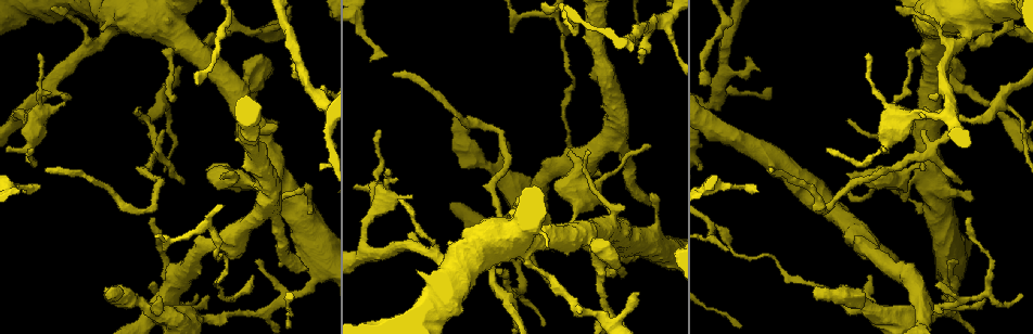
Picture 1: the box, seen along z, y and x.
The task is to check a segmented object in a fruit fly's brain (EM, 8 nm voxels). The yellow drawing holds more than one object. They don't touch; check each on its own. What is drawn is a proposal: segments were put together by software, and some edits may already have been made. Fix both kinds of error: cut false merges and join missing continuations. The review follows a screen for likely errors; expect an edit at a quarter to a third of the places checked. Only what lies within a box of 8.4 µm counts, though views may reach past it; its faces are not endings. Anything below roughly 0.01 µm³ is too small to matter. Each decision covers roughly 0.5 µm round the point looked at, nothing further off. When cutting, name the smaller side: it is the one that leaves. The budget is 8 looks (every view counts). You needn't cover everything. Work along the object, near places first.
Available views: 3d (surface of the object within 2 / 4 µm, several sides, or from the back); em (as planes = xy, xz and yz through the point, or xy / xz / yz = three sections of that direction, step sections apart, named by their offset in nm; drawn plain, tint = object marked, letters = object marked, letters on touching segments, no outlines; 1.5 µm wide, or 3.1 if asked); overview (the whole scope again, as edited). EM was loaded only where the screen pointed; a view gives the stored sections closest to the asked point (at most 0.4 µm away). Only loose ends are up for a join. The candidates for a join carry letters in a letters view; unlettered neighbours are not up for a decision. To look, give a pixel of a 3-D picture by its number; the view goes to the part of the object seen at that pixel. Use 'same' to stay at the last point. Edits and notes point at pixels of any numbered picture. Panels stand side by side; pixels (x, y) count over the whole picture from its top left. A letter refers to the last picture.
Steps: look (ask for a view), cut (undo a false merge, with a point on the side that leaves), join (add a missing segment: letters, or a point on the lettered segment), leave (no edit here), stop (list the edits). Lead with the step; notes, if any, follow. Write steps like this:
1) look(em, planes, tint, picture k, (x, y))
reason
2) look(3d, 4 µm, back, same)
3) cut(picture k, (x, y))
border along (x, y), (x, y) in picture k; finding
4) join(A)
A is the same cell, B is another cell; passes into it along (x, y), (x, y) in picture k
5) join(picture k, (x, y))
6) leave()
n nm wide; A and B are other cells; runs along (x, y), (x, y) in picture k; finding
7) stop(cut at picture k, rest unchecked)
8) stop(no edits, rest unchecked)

look(3d, 4 µm, picture 1, (306, 268))
an open end

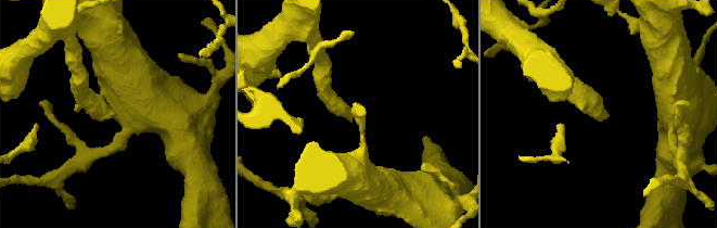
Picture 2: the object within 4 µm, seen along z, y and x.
look(em, yz, step 8, plain, picture 2, (602, 114))

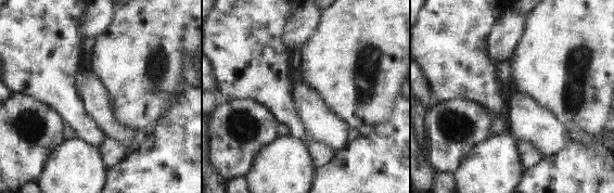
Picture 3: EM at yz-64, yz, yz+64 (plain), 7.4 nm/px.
look(em, yz, step 8, letters, same)

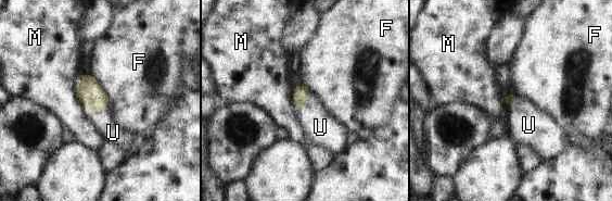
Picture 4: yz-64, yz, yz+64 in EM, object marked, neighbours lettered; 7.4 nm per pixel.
join(U)
M touches over 300 nm; U is the same cell, F and M are other cells; the neuron continues

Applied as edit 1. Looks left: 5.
look(overview)

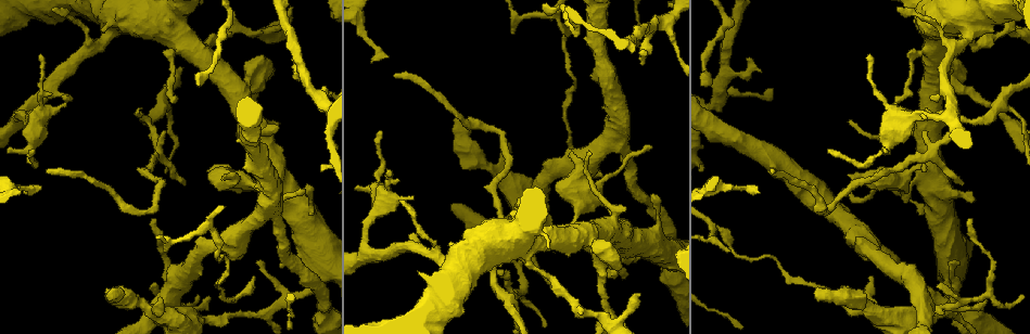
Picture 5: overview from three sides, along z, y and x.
look(3d, 2 µm, back, picture 5, (515, 34))
tapers out

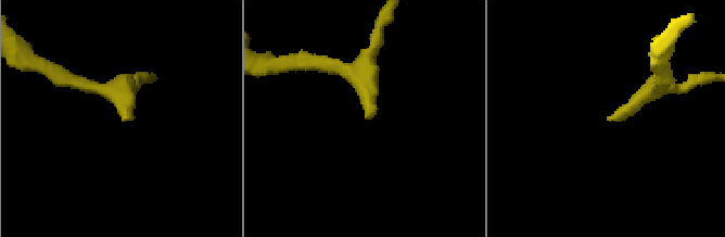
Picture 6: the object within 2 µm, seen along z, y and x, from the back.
look(em, xy, step 8, letters, picture 6, (611, 120))
now the EM

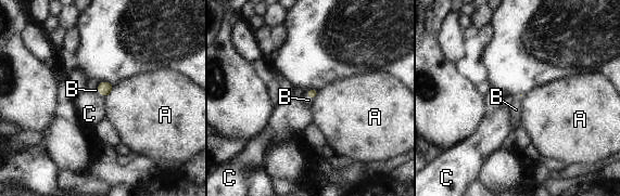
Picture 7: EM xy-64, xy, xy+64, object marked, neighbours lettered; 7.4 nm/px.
join(B)
B is the same cell, A and C are other cells; passes into it along (313, 92), (308, 96), (308, 100) in picture 7; the neuron continues

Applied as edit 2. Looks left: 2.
look(overview)
redraw

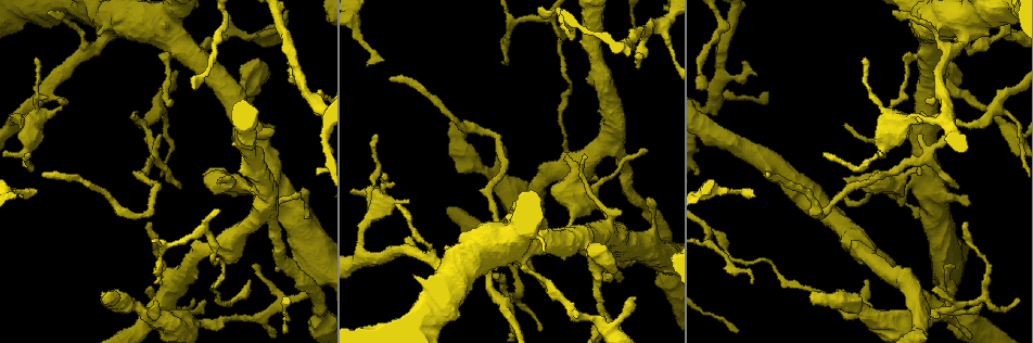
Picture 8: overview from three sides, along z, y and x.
look(em, yz, step 4, letters, picture 8, (808, 296))
branch stops here

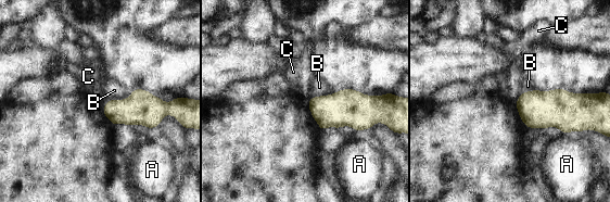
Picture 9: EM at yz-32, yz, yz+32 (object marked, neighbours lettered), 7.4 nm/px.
leave()
B touches over 180 nm; A, B and C are other cells; border along (522, 92), (515, 103) in picture 9; no lettered segment goes on from it

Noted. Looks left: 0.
stop(join at picture 4, join at picture 7, rest unchecked)

